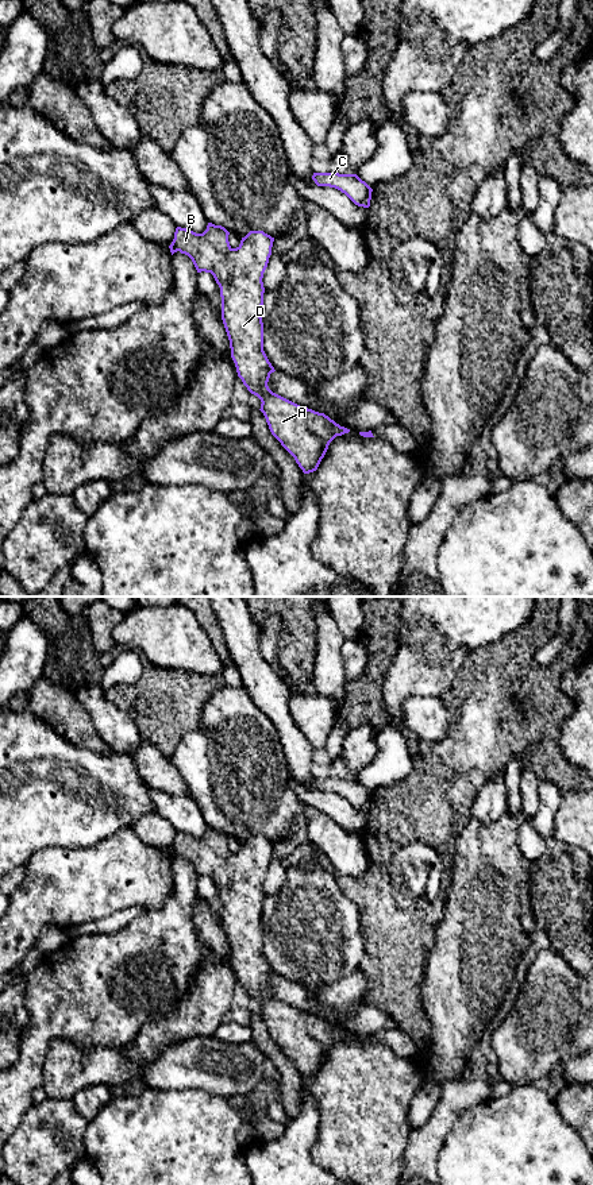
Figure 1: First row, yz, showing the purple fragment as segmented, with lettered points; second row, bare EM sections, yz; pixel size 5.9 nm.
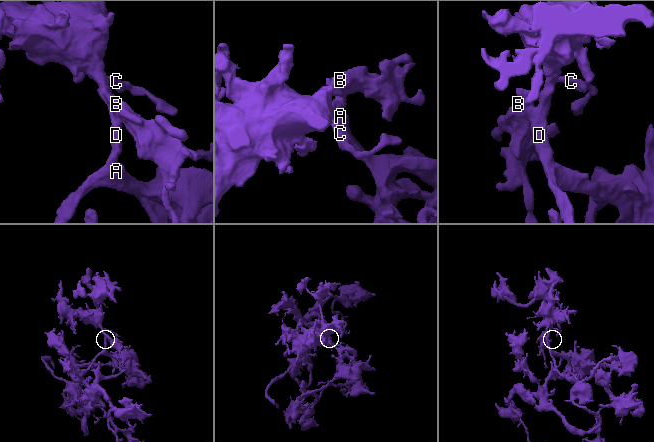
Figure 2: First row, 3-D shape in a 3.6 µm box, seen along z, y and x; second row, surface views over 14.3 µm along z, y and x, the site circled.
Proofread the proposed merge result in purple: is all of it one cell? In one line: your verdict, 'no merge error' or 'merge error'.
no merge error

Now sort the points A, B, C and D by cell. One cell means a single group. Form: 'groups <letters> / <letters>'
groups A B C D

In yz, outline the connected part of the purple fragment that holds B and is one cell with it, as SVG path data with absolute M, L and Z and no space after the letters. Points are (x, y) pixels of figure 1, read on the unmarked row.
M208 827L203 838L177 831L174 844L169 850L172 860L177 856L188 860L197 877L211 877L220 892L222 925L230 945L231 962L235 968L238 981L247 995L261 1004L263 1018L272 1039L294 1062L304 1078L317 1074L330 1047L350 1034L340 1031L324 1018L300 1011L276 997L269 991L270 979L274 972L263 956L263 927L261 914L263 910L263 877L272 860L274 842L263 835L250 835L242 842L240 849L232 853L228 846L230 837L222 831Z

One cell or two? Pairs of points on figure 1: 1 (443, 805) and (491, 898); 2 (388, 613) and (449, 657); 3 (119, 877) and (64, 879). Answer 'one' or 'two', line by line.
1: two
2: two
3: one

